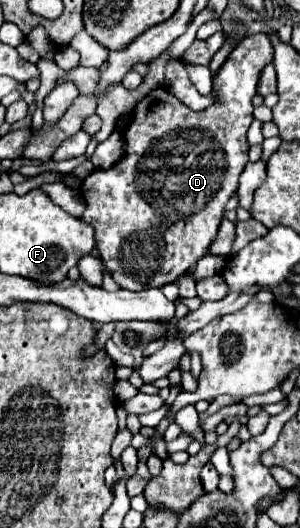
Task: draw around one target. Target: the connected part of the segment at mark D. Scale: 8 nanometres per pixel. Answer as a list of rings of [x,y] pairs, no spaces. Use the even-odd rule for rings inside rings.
[[[258,33],[258,35],[250,35],[250,37],[244,37],[242,43],[238,43],[234,47],[234,51],[228,55],[226,63],[222,65],[222,69],[214,75],[214,89],[218,91],[216,95],[216,103],[212,107],[208,107],[206,111],[192,111],[188,109],[184,103],[180,103],[176,97],[168,97],[166,101],[160,101],[160,103],[152,103],[148,107],[148,99],[140,101],[134,109],[134,117],[132,117],[132,123],[128,125],[128,129],[124,131],[124,139],[126,139],[126,155],[110,169],[102,171],[102,169],[96,169],[92,171],[80,185],[80,193],[84,197],[84,203],[86,203],[86,209],[82,213],[82,221],[92,225],[94,231],[96,231],[96,249],[100,253],[100,259],[104,261],[106,265],[106,271],[112,275],[112,279],[122,287],[122,289],[128,289],[128,291],[142,291],[146,287],[162,287],[166,283],[172,283],[176,281],[182,273],[190,271],[198,259],[202,259],[206,253],[208,253],[208,247],[210,243],[214,241],[216,233],[218,233],[218,227],[220,227],[220,221],[222,221],[222,215],[224,215],[224,207],[228,203],[228,199],[236,193],[238,189],[238,177],[242,173],[242,167],[246,167],[248,163],[248,141],[246,141],[246,131],[250,127],[250,123],[254,121],[252,117],[252,97],[256,95],[256,85],[258,85],[258,77],[260,77],[260,71],[272,63],[272,57],[274,57],[274,47],[270,43],[270,37],[266,33]]]

